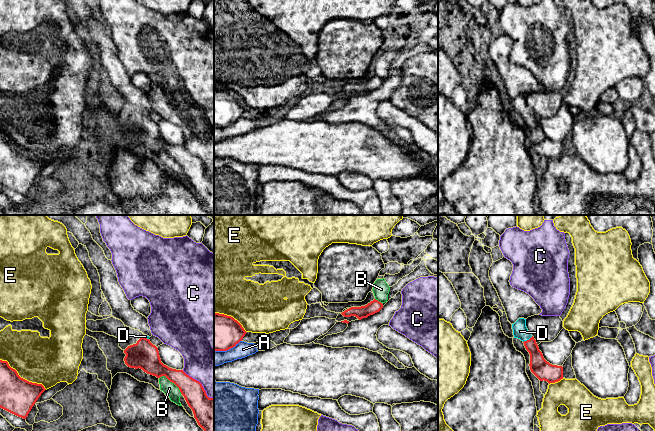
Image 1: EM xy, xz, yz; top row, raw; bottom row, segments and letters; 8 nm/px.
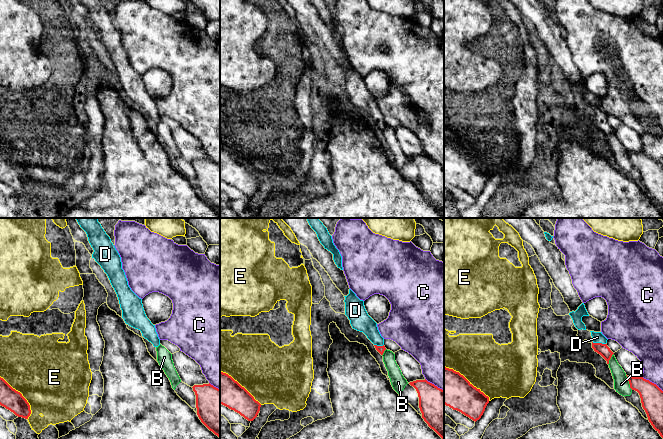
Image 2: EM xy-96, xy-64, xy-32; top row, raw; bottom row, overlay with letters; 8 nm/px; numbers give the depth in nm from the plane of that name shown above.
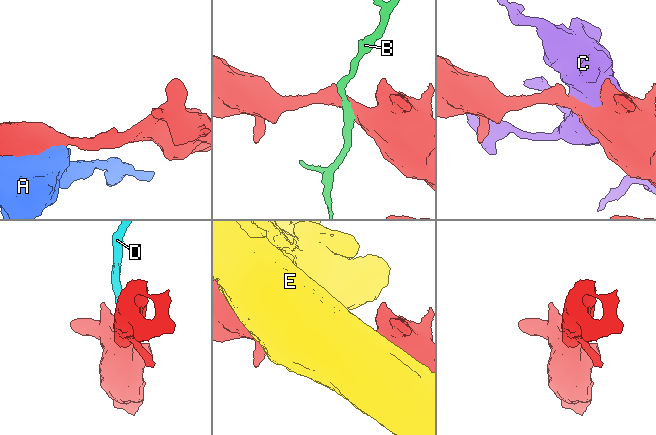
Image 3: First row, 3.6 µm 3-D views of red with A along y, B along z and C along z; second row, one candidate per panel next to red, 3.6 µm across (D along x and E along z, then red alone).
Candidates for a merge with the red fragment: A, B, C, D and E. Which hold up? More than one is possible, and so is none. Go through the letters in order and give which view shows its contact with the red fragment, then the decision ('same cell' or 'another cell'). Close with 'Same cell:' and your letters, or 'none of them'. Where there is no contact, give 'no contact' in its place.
A: meets red in xz; another cell
B: meets red in xy; another cell
C: meets red in xy; another cell
D: meets red in yz; same cell
E: meets red in xy; another cell
Same cell: D

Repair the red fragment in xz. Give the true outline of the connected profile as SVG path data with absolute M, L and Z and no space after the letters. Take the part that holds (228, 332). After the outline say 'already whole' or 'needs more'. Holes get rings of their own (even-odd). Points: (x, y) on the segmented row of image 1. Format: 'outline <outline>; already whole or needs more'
outline M214 313L214 351L227 351L235 347L246 333L233 317Z; already whole

